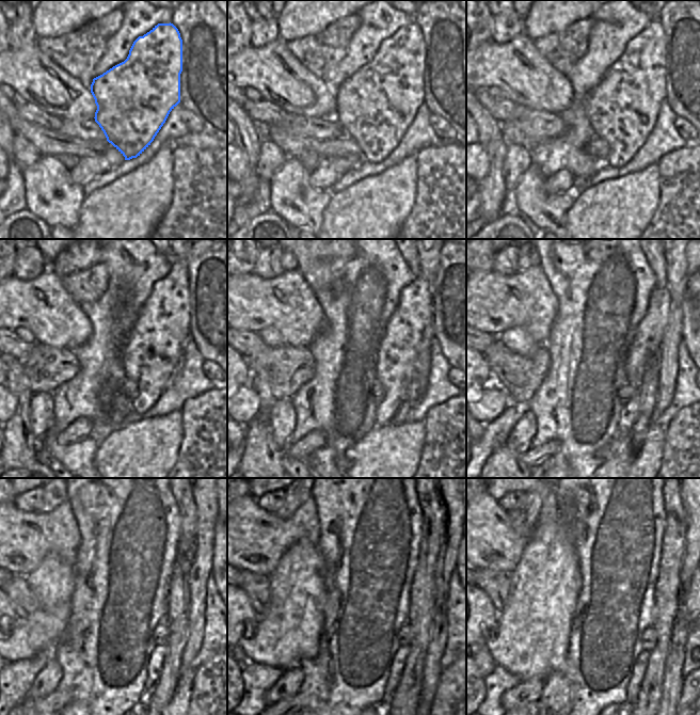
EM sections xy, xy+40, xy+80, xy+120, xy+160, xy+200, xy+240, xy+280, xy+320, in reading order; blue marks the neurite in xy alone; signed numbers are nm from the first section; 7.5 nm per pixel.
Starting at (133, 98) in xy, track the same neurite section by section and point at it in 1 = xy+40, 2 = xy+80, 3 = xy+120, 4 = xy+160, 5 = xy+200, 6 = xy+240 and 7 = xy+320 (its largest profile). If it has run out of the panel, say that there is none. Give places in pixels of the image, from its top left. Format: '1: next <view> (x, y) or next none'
1: next xy+40 (375, 107)
2: next xy+80 (622, 109)
3: next xy+120 (157, 339)
4: next xy+160 (397, 352)
5: next xy+200 (642, 348)
6: next xy+240 (156, 664)
7: next xy+320 (633, 687)

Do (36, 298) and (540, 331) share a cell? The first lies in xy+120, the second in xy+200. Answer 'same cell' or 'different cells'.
same cell

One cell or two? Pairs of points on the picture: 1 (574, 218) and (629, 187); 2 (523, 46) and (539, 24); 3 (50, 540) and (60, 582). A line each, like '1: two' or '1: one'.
1: one
2: two
3: two

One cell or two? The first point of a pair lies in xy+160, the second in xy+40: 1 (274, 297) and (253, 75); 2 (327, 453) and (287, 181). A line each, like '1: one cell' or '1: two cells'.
1: one cell
2: one cell

